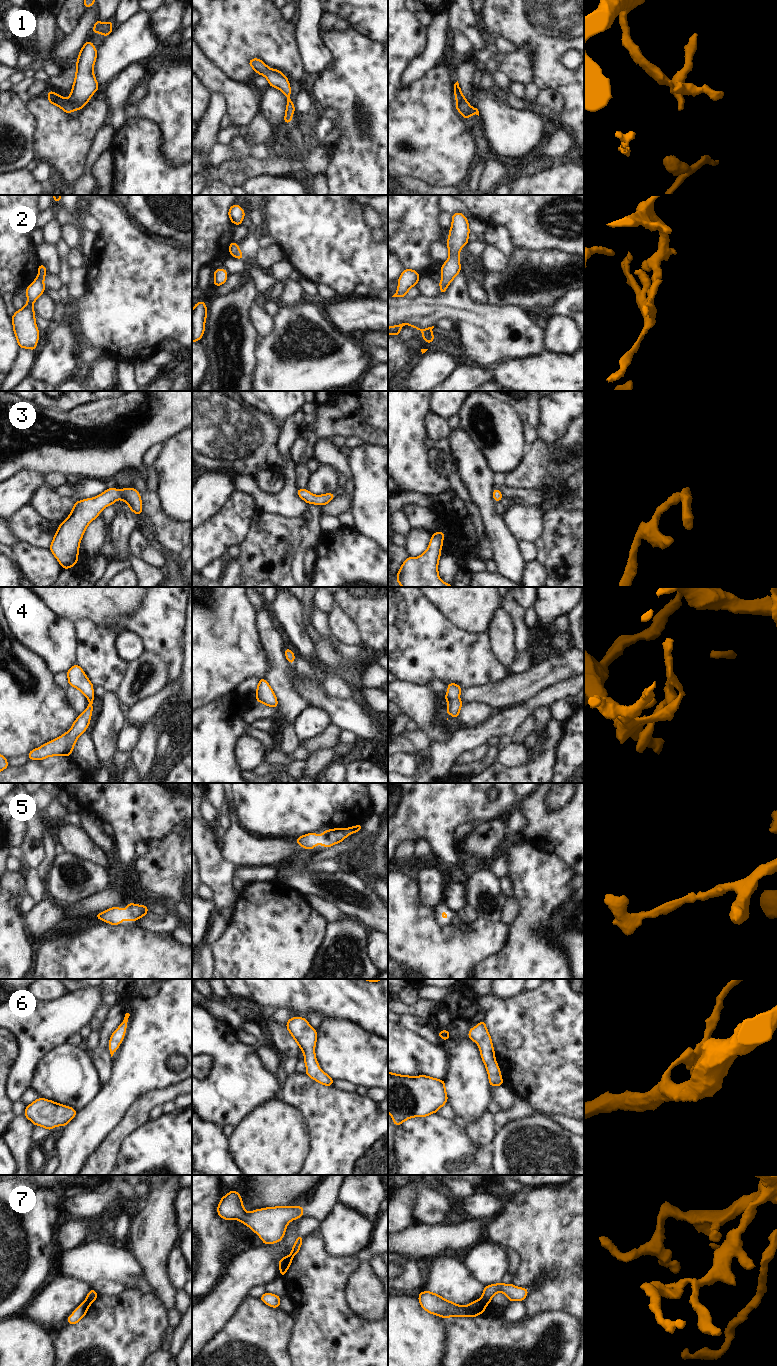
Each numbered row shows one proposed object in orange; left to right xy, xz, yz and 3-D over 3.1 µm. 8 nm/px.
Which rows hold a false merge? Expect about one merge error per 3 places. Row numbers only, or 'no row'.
2, 7

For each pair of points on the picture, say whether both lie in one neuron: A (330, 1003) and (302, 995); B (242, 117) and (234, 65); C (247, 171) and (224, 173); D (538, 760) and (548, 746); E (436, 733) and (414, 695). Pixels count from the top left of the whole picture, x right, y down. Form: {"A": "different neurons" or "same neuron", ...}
{"A": "same neuron", "B": "different neurons", "C": "same neuron", "D": "same neuron", "E": "same neuron"}

